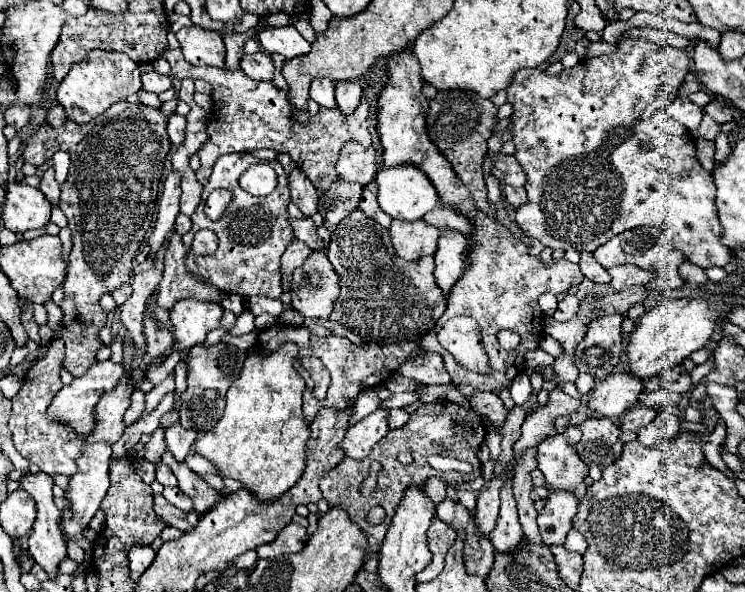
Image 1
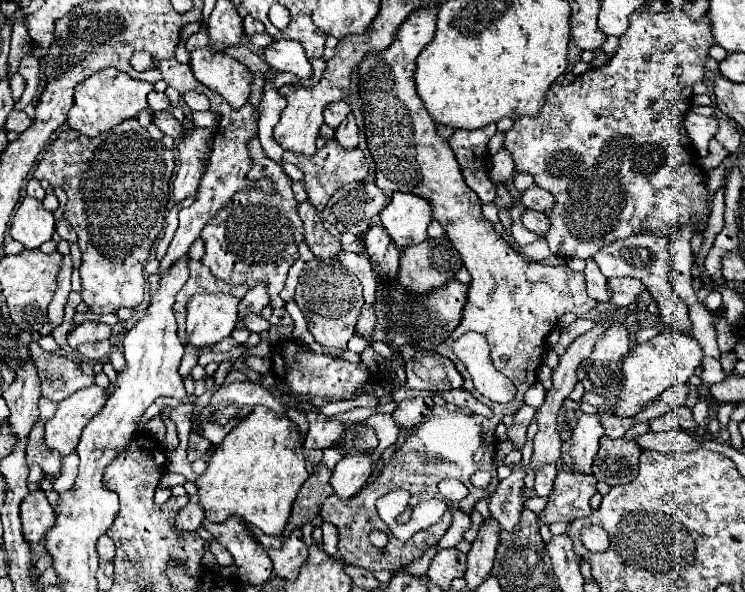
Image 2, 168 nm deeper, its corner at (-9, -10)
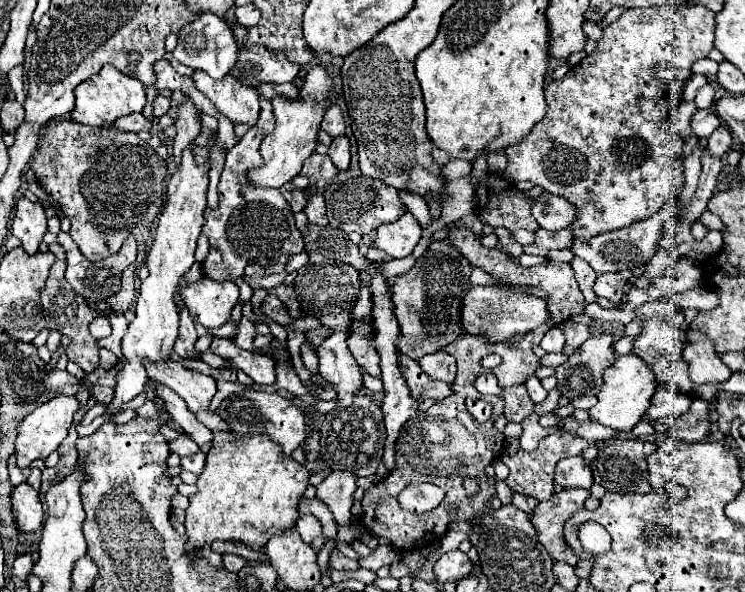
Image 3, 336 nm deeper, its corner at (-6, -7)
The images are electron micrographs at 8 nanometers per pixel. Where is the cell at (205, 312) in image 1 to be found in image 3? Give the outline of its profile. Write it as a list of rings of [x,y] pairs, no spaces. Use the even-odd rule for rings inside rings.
[[[208,277],[190,283],[182,291],[182,299],[194,321],[206,329],[218,329],[230,319],[230,311],[238,303],[238,287],[232,281],[212,281]]]

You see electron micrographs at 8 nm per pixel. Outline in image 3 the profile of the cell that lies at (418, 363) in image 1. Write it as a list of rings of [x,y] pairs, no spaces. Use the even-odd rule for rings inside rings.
[[[440,349],[438,353],[424,355],[422,359],[418,359],[418,365],[432,379],[440,379],[440,381],[446,381],[446,383],[452,383],[454,377],[456,377],[456,371],[458,371],[456,359],[450,353],[446,353],[444,349]]]

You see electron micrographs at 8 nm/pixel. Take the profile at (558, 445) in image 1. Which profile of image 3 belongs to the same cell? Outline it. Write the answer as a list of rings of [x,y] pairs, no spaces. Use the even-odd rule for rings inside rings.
[[[562,489],[548,501],[538,503],[538,507],[532,511],[532,525],[538,533],[538,539],[554,557],[554,561],[566,561],[570,565],[578,563],[578,557],[562,537],[562,527],[572,513],[584,507],[584,501],[588,497],[588,489]]]

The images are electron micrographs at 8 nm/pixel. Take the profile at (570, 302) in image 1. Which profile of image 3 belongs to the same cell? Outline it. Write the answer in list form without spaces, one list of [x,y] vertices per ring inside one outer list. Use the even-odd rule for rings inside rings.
[[[564,321],[564,325],[560,329],[566,335],[566,345],[564,345],[564,353],[566,355],[572,355],[590,337],[590,327],[582,325],[582,323]]]

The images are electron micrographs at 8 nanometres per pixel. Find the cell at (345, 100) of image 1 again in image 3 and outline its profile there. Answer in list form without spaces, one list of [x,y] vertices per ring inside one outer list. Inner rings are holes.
[[[346,135],[334,137],[334,141],[328,149],[328,155],[340,171],[348,169],[348,163],[350,163],[350,141],[348,141],[348,137]]]

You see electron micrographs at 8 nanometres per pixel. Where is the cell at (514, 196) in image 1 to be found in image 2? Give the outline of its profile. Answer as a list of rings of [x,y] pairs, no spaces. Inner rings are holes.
[[[527,210],[523,214],[523,226],[531,232],[535,232],[539,238],[545,238],[547,236],[547,228],[549,228],[549,218],[541,212],[535,212],[535,210]]]

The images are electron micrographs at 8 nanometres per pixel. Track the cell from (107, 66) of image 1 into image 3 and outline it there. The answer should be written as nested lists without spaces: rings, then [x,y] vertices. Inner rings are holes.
[[[104,65],[96,77],[80,83],[76,87],[76,107],[72,109],[70,117],[82,125],[90,127],[106,127],[112,125],[116,119],[130,115],[134,111],[142,111],[146,105],[146,91],[138,79],[132,79],[112,65]]]

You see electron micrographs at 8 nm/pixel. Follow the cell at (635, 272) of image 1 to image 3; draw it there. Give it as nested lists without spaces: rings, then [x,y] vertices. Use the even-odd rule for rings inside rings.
[[[618,271],[618,273],[598,275],[598,279],[594,283],[594,293],[598,297],[610,299],[612,303],[620,303],[622,295],[624,295],[624,285],[628,283],[630,277],[632,277],[632,271]]]

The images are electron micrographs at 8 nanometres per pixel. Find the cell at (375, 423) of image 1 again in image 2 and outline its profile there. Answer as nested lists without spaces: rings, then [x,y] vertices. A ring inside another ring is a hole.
[[[371,454],[363,456],[345,456],[339,460],[331,474],[331,488],[341,496],[341,500],[349,500],[355,496],[371,476]]]

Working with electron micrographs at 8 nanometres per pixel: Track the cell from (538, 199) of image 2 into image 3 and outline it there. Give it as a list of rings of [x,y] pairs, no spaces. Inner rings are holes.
[[[544,191],[540,197],[534,199],[532,215],[540,227],[548,231],[560,231],[566,229],[570,221],[574,221],[576,209],[564,197],[556,197]]]

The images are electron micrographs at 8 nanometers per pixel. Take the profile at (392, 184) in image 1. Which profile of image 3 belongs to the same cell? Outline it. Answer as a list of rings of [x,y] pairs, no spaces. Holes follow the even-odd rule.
[[[406,209],[396,221],[382,223],[376,229],[374,245],[384,253],[388,253],[390,257],[400,259],[412,253],[420,237],[422,237],[422,227],[418,219],[410,213],[410,209]]]

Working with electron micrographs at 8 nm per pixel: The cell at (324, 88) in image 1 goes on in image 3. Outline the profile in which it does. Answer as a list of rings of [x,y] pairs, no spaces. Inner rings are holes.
[[[338,105],[328,107],[328,111],[324,115],[324,121],[322,121],[322,131],[326,131],[332,137],[344,135],[344,115],[342,115]]]

